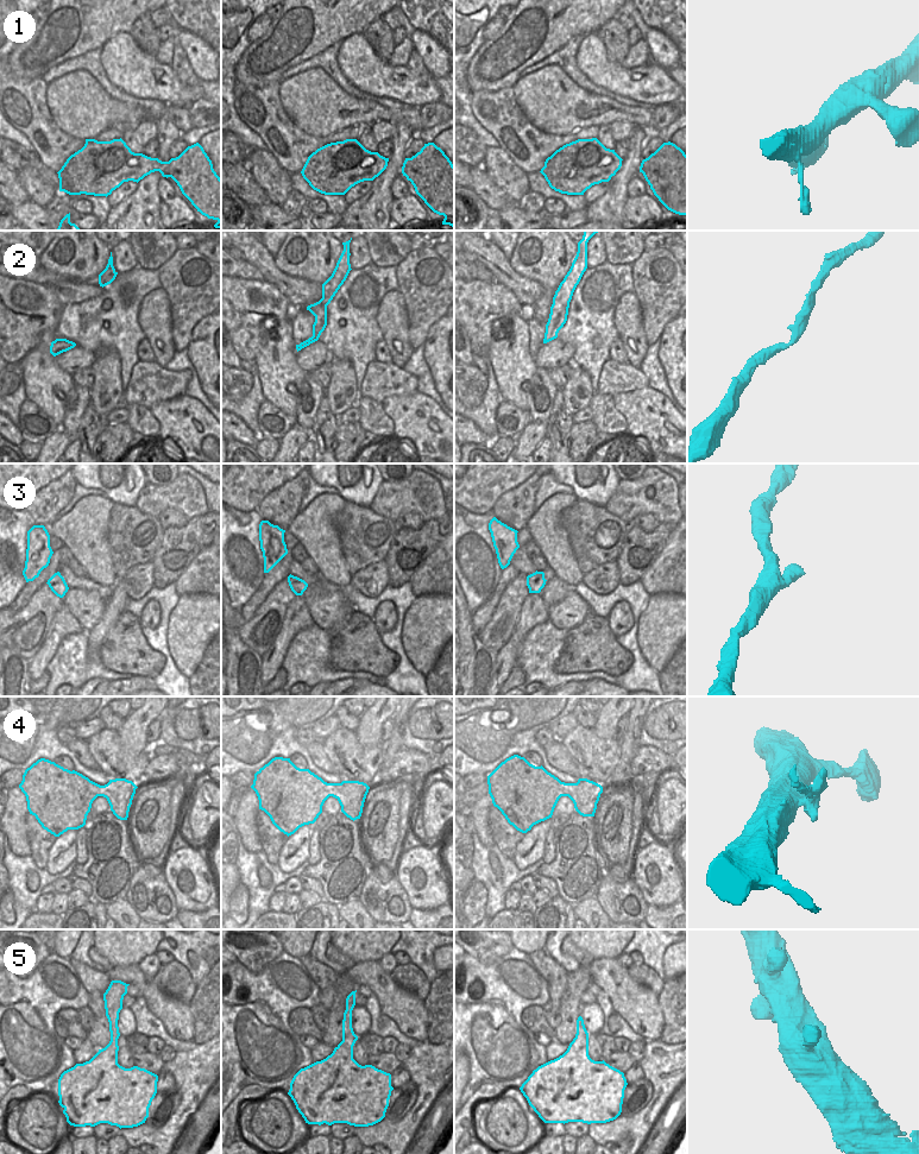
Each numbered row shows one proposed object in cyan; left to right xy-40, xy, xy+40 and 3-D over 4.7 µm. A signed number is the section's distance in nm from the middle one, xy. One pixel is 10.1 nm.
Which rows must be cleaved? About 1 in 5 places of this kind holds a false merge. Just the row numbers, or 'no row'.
4

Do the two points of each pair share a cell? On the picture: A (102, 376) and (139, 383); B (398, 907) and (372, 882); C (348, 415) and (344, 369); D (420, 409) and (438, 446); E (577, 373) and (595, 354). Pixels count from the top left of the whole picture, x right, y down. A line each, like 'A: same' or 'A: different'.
A: different
B: same
C: different
D: same
E: different

